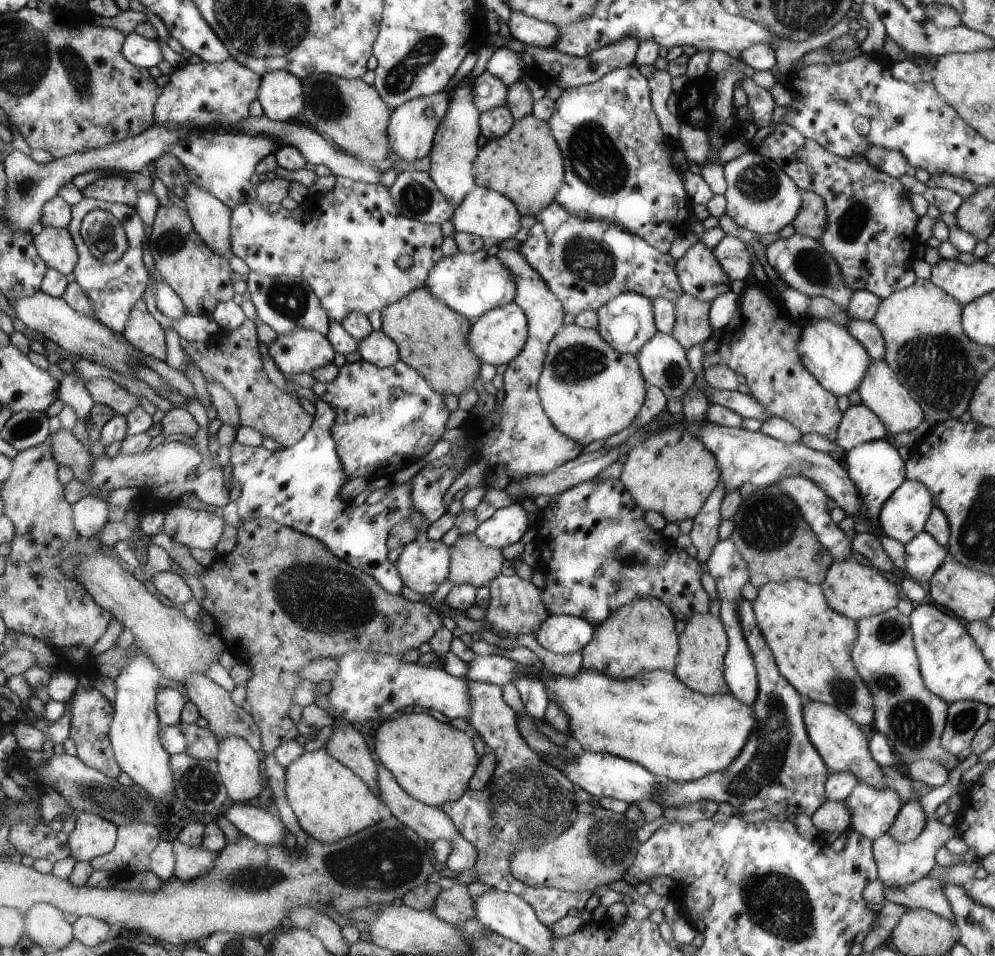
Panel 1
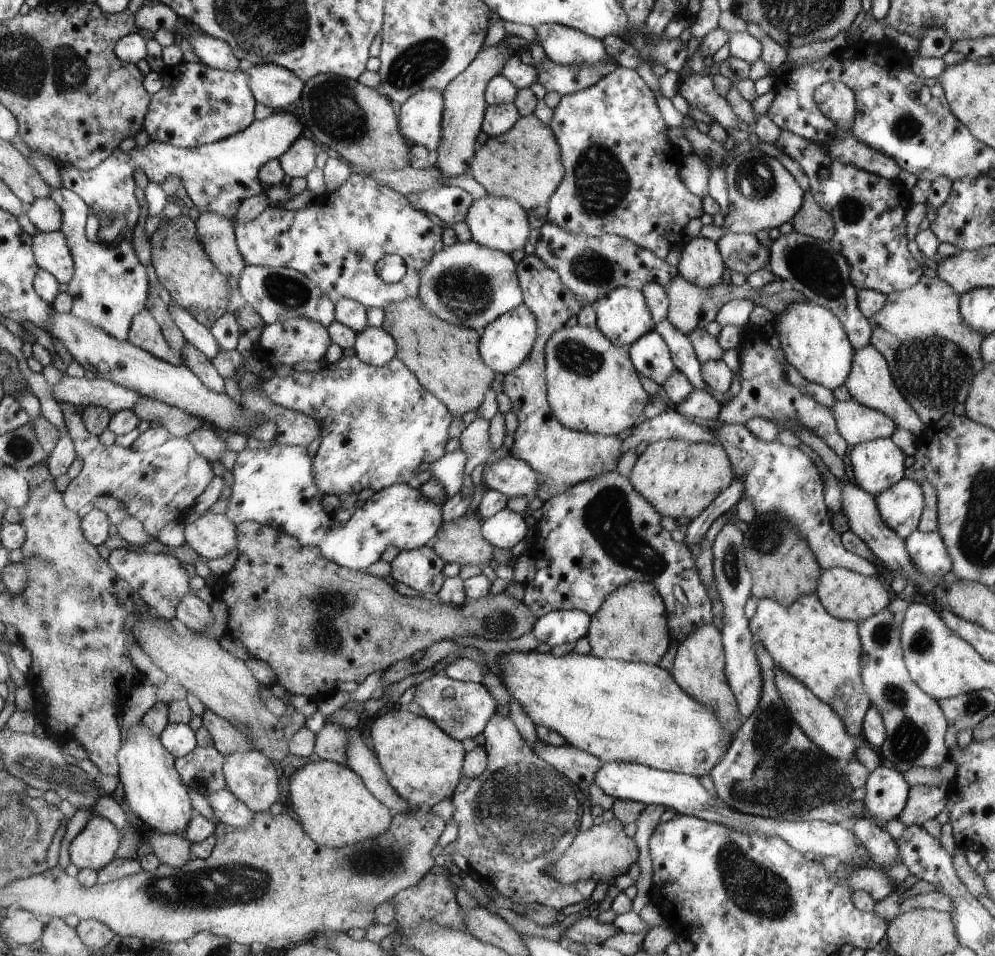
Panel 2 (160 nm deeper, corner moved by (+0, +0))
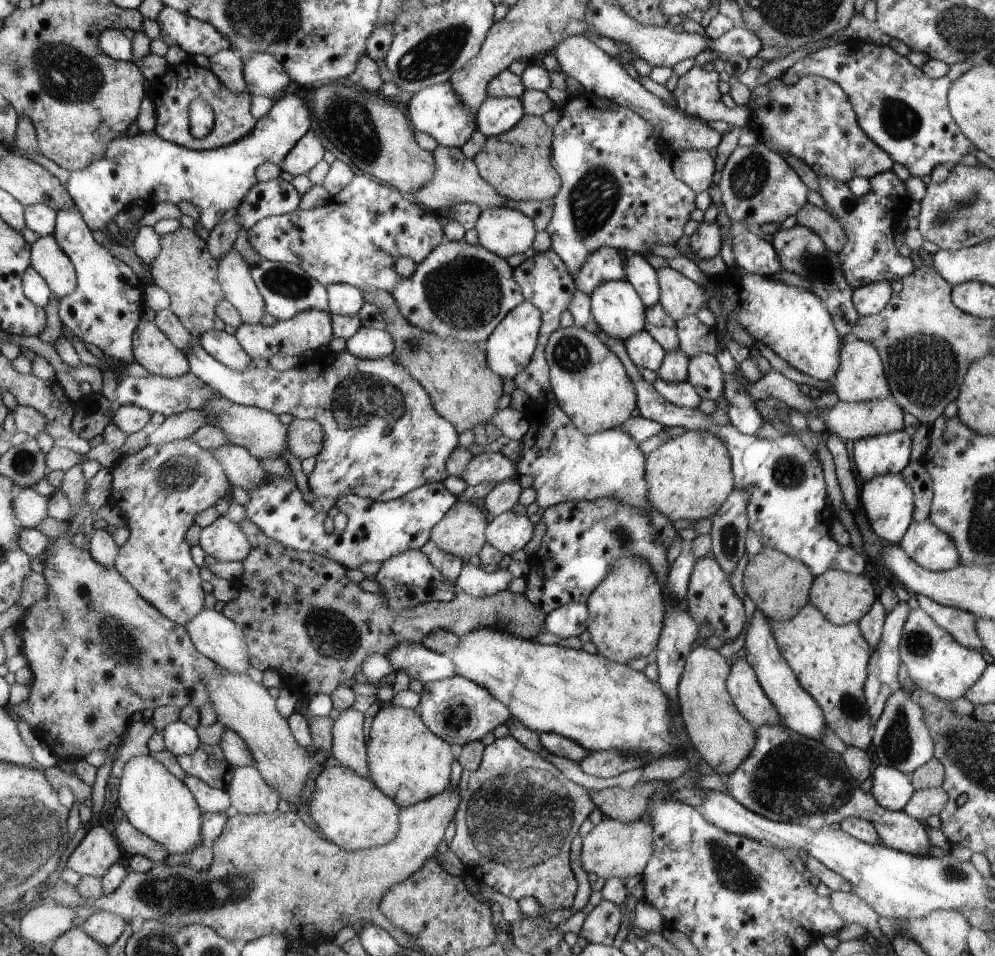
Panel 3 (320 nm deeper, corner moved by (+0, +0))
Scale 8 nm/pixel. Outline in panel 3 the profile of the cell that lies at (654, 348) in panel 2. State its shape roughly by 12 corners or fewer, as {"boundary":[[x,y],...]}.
{"boundary":[[644,329],[624,344],[634,365],[654,372],[667,354]]}

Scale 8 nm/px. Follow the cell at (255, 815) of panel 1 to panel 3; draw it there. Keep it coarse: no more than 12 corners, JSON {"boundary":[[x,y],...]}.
{"boundary":[[192,775],[183,781],[204,814],[233,813],[225,789]]}

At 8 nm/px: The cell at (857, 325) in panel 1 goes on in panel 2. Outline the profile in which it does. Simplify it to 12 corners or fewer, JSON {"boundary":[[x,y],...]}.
{"boundary":[[792,231],[768,266],[806,300],[829,308],[855,348],[871,326],[847,260]]}

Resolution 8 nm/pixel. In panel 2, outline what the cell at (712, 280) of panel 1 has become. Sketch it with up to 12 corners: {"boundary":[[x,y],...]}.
{"boundary":[[698,236],[682,248],[677,270],[709,287],[722,283],[718,242]]}

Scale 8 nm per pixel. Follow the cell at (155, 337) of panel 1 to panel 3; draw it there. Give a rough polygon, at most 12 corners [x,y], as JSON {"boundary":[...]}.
{"boundary":[[140,321],[134,361],[171,379],[190,372],[187,355],[156,326]]}

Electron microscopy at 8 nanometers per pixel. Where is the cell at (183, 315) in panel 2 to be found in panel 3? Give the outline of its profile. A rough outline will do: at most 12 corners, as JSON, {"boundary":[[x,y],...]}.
{"boundary":[[224,330],[203,333],[197,342],[232,370],[253,365],[238,339]]}

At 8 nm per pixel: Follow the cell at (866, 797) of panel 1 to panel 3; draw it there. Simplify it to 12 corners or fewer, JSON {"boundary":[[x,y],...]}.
{"boundary":[[886,765],[871,775],[878,804],[902,811],[915,791],[910,775]]}

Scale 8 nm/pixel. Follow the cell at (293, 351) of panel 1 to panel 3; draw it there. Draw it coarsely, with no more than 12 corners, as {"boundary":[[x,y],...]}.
{"boundary":[[303,310],[271,327],[242,323],[252,360],[301,356],[334,337],[331,311]]}

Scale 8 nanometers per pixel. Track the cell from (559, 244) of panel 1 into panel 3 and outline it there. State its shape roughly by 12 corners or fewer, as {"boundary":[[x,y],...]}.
{"boundary":[[623,252],[591,253],[574,280],[590,294],[603,282],[625,278]]}

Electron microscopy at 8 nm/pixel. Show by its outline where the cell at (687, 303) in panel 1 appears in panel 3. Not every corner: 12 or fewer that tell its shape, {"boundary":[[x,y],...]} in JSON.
{"boundary":[[657,270],[659,303],[672,320],[708,306],[699,283]]}

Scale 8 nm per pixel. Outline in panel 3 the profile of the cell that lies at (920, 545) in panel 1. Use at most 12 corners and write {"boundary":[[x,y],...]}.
{"boundary":[[928,518],[899,540],[918,566],[939,573],[962,564],[956,543]]}

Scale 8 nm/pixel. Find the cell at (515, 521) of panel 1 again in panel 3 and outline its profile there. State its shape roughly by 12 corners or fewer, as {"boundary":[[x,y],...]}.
{"boundary":[[512,510],[495,517],[488,544],[505,555],[522,550],[534,534],[528,517]]}

